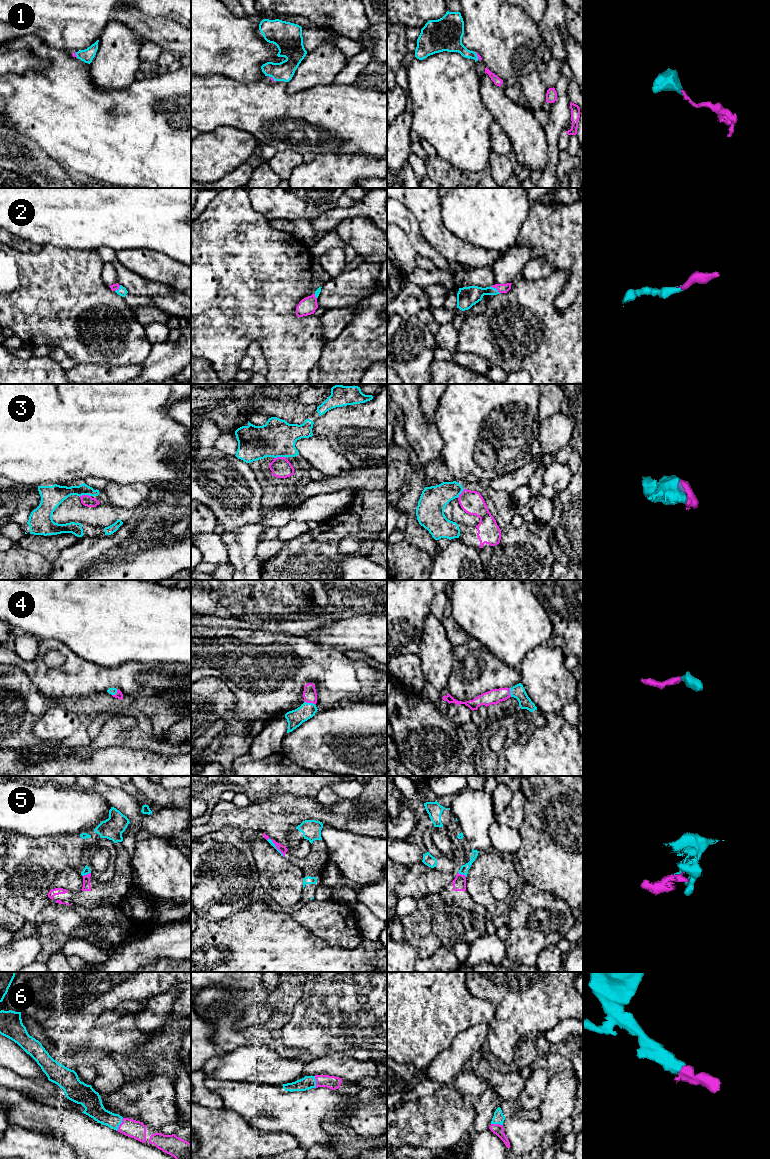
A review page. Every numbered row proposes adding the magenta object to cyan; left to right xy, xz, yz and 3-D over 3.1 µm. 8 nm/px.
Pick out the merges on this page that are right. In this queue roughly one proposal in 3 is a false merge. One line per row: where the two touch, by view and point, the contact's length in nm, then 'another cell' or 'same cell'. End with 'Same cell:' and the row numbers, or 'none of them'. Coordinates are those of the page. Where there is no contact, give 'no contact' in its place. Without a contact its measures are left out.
1: contact yz (477, 56); length 70 nm; same cell
2: contact yz (495, 288); length 100 nm; same cell
3: contact xz (279, 456); length 100 nm; same cell
4: contact xz (309, 703); length 90 nm; same cell
5: contact yz (462, 874); length 80 nm; same cell
6: contact xy (120, 1123); length 120 nm; same cell
Same cell: 1, 2, 3, 4, 5, 6

